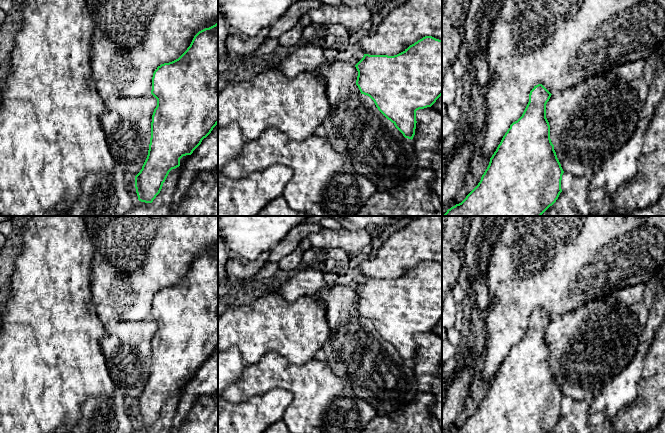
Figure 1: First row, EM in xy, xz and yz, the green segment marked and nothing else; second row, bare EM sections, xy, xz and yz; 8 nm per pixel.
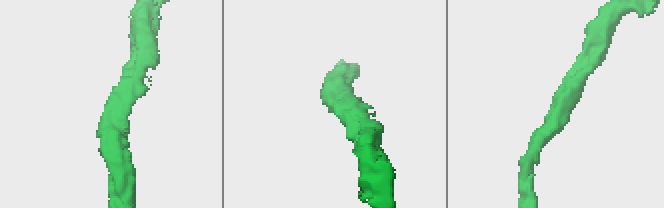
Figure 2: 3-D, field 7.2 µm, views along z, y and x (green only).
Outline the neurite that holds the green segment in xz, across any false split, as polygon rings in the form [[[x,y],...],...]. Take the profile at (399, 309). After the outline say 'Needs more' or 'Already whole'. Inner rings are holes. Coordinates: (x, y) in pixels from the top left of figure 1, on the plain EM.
[[[425,260],[403,276],[394,279],[369,279],[355,289],[329,286],[314,294],[326,304],[330,336],[322,349],[333,372],[351,384],[355,395],[369,403],[377,415],[385,416],[404,408],[420,395],[420,385],[412,363],[416,353],[416,335],[431,331],[442,319],[442,264]]]. Needs more

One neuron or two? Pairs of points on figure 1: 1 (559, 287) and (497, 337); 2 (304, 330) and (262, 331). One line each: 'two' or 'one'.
1: one
2: one

